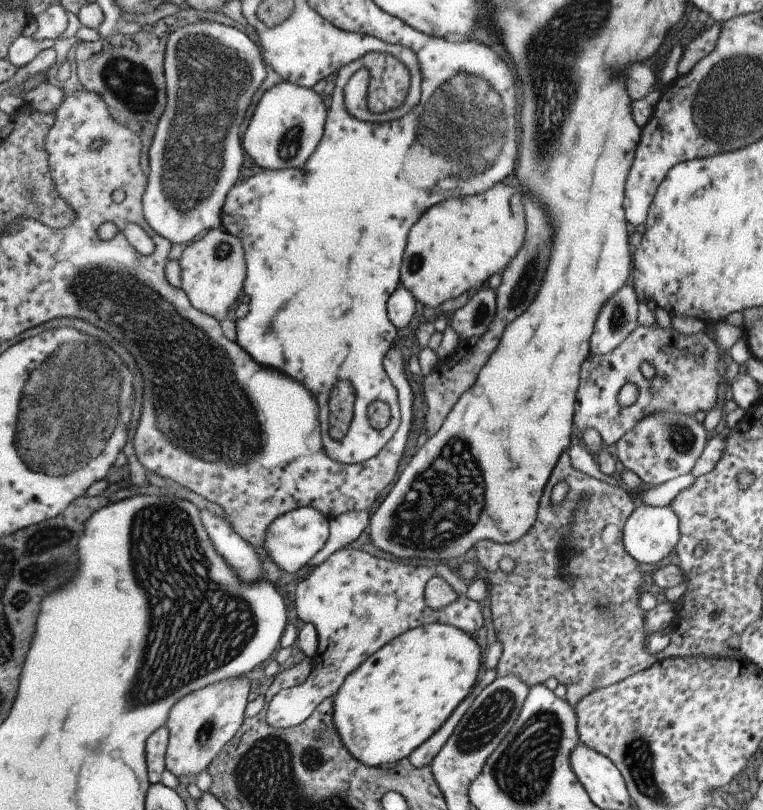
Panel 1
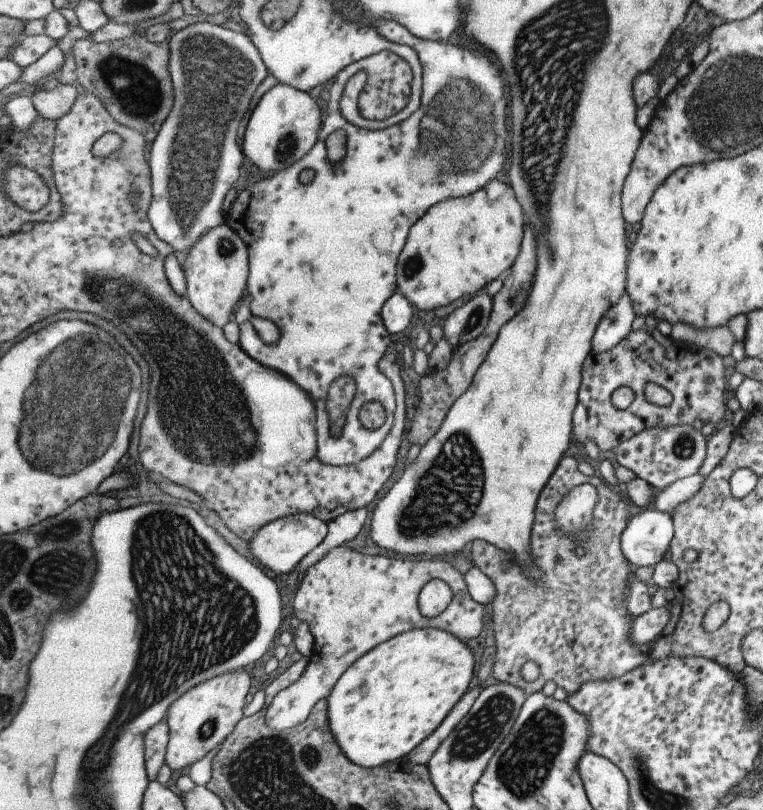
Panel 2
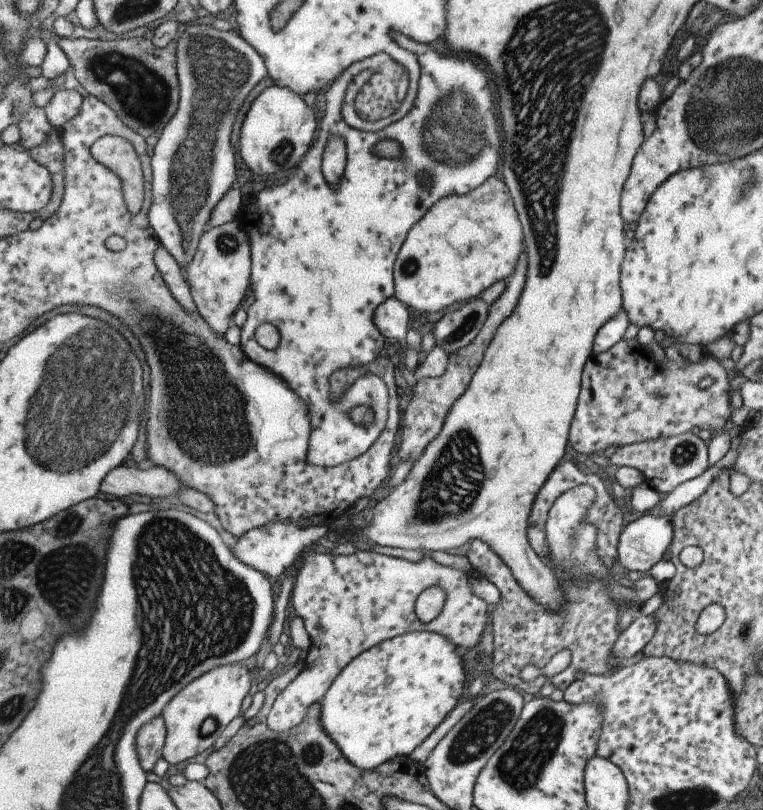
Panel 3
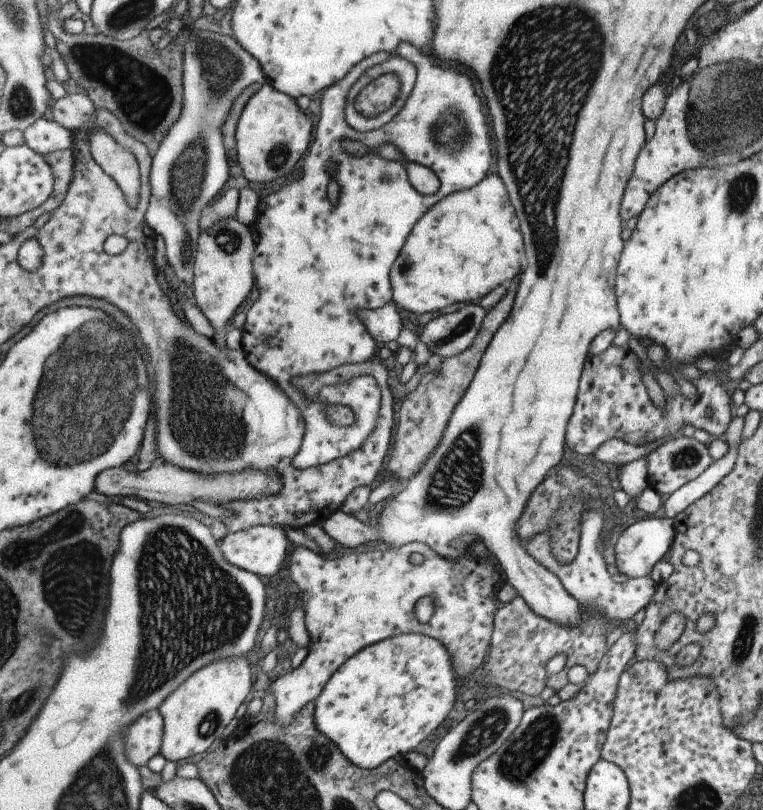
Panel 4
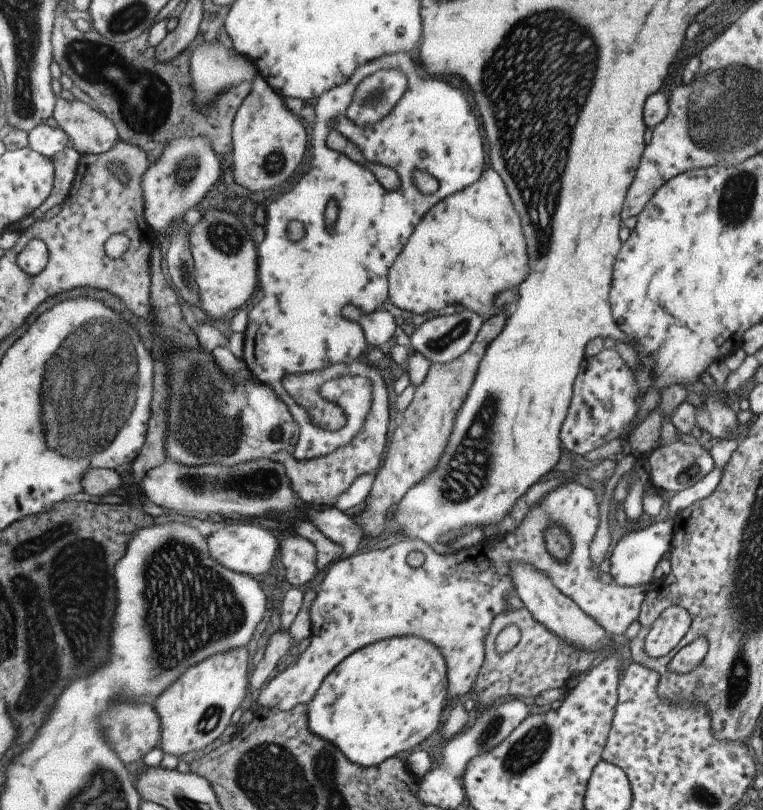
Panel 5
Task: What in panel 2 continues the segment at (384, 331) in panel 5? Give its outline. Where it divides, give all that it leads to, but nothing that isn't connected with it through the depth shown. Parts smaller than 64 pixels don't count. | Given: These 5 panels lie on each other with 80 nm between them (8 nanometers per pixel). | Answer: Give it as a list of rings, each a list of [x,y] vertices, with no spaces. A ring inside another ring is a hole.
[[[397,290],[391,295],[391,298],[383,302],[381,320],[383,320],[383,326],[396,341],[399,340],[401,332],[407,328],[407,324],[411,322],[414,311],[412,304],[405,300]]]

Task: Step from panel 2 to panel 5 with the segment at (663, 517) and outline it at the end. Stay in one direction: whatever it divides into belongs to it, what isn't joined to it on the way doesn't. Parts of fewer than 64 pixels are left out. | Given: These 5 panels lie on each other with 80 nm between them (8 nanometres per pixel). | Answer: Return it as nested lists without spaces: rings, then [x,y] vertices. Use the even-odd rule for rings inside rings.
[[[672,520],[651,523],[642,530],[635,530],[620,538],[615,544],[611,556],[609,556],[609,571],[611,585],[620,587],[646,587],[653,583],[655,565],[661,560],[661,554],[670,550],[671,539],[673,536]]]

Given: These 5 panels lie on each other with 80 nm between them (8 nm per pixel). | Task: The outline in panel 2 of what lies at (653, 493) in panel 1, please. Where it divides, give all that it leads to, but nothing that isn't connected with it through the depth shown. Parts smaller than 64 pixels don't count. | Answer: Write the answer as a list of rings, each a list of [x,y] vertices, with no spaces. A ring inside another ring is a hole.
[[[695,474],[672,482],[655,493],[653,506],[670,515],[678,504],[689,500],[701,488],[704,478],[703,475]]]

